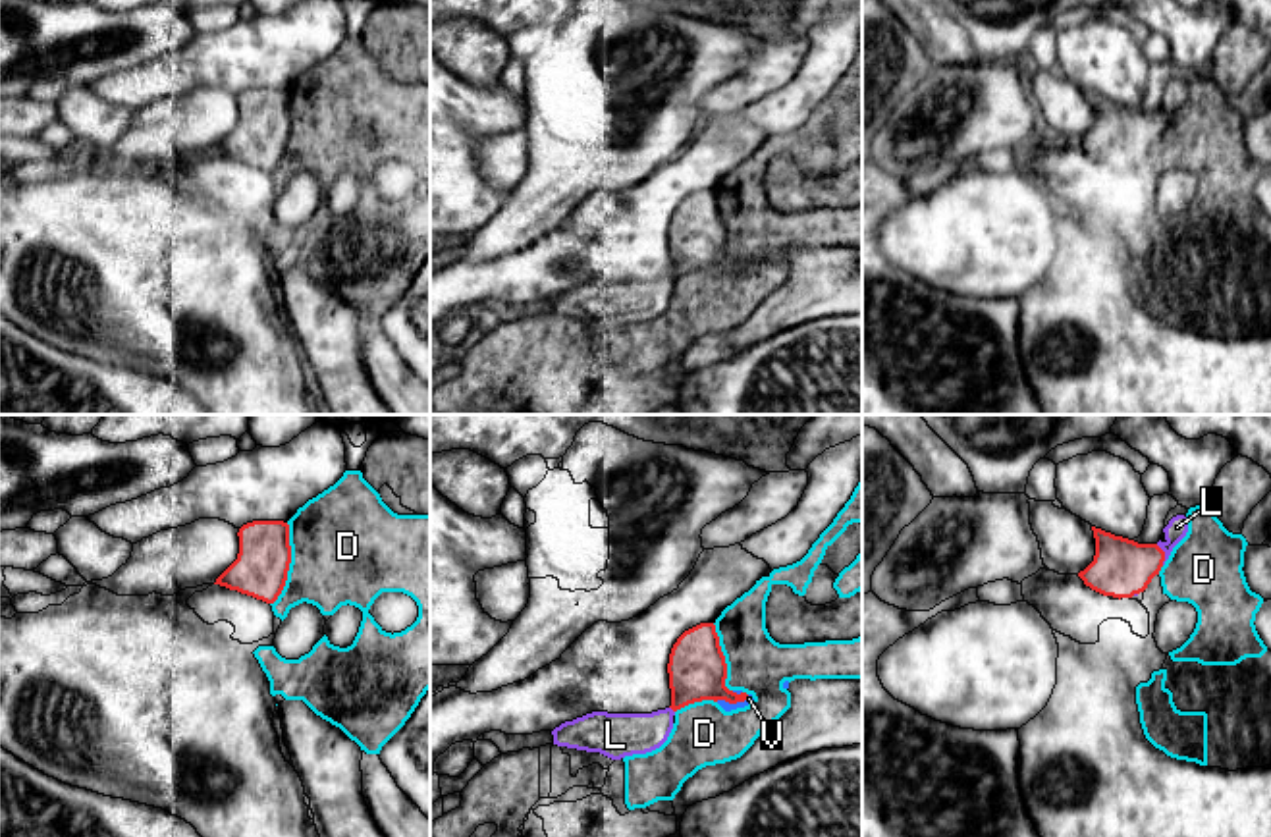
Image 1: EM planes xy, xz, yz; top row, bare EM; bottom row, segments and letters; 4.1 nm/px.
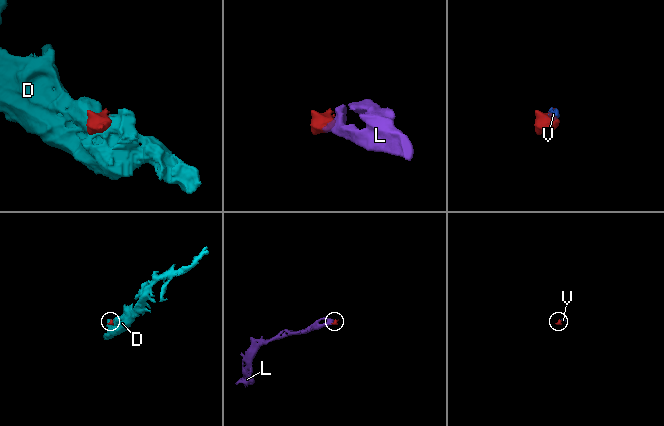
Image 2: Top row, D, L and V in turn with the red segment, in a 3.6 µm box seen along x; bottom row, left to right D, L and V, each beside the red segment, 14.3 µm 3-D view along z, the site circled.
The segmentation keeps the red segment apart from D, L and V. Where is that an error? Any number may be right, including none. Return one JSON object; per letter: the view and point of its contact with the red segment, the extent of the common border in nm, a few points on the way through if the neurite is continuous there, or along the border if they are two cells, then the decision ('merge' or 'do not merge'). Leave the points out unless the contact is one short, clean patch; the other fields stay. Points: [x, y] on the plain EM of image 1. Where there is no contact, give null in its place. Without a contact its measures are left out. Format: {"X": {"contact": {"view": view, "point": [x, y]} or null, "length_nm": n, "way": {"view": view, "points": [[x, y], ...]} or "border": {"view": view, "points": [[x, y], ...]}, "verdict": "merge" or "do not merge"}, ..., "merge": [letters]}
{"D": {"contact": {"view": "xy", "point": [290, 130]}, "length_nm": 360, "verdict": "do not merge"}, "L": {"contact": {"view": "yz", "point": [1163, 122]}, "length_nm": 90, "verdict": "merge"}, "V": {"contact": {"view": "xz", "point": [731, 270]}, "length_nm": 150, "way": {"view": "xz", "points": [[697, 236], [731, 270], [724, 272]]}, "verdict": "merge"}, "merge": ["L", "V"]}

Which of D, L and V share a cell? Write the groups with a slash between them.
D / L V

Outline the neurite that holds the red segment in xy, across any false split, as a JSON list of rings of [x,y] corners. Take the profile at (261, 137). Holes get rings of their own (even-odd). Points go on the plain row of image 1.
[[[253,89],[243,93],[237,104],[237,127],[214,152],[274,172],[285,154],[291,131],[289,93]]]

